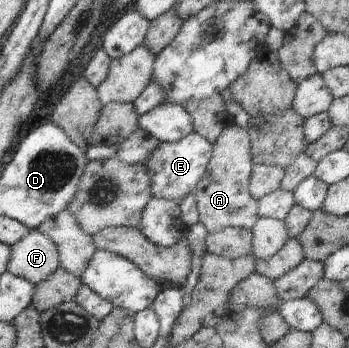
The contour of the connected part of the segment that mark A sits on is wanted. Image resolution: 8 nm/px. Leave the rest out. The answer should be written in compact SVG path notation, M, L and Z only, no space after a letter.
M232 123L224 128L216 143L212 143L212 157L206 173L198 181L193 192L197 201L199 221L208 233L216 233L228 227L251 230L258 219L258 200L249 192L250 173L255 164L251 154L249 130Z

